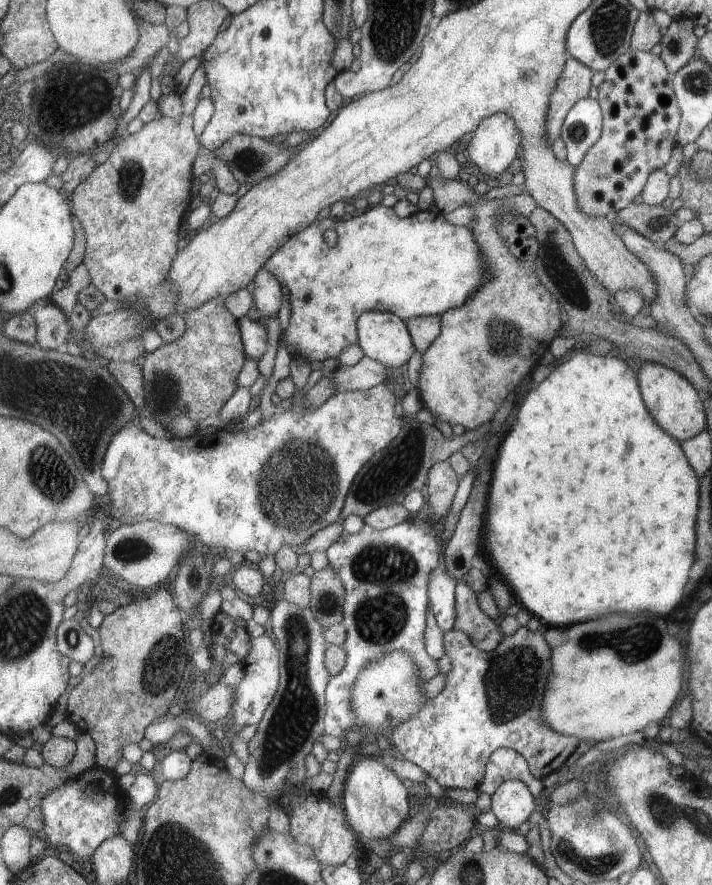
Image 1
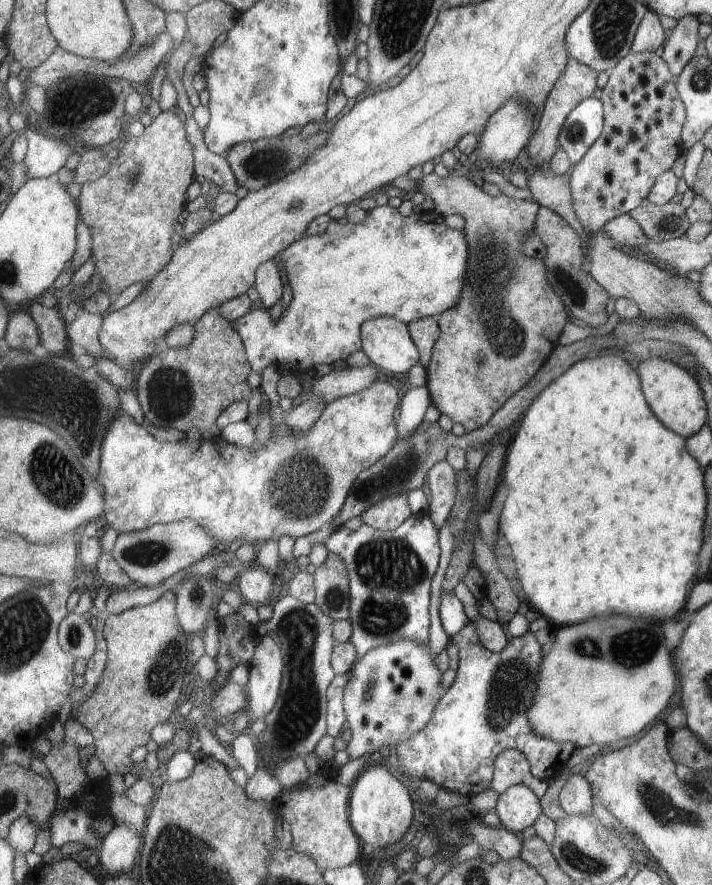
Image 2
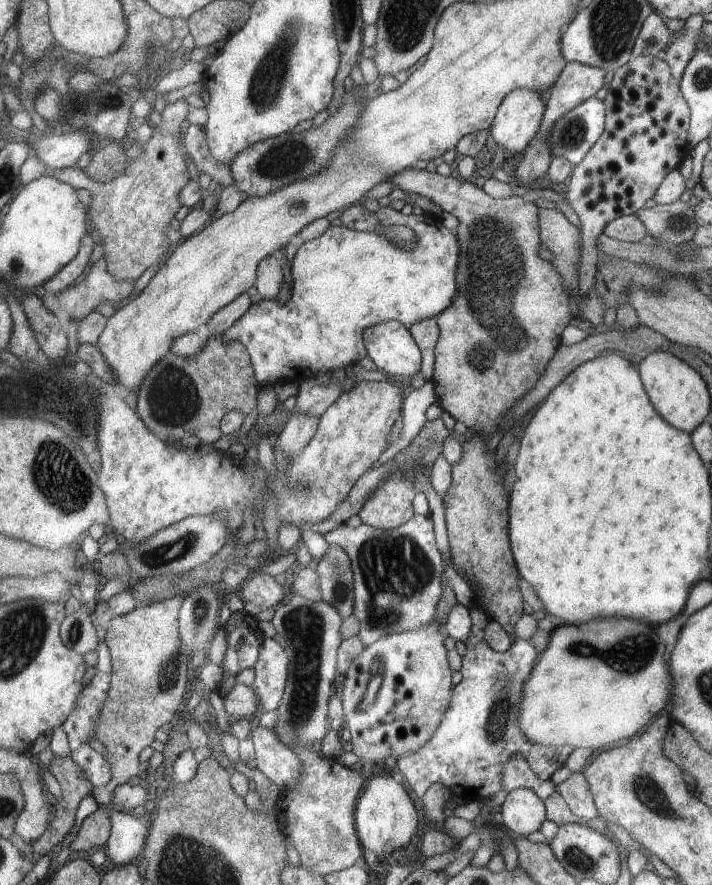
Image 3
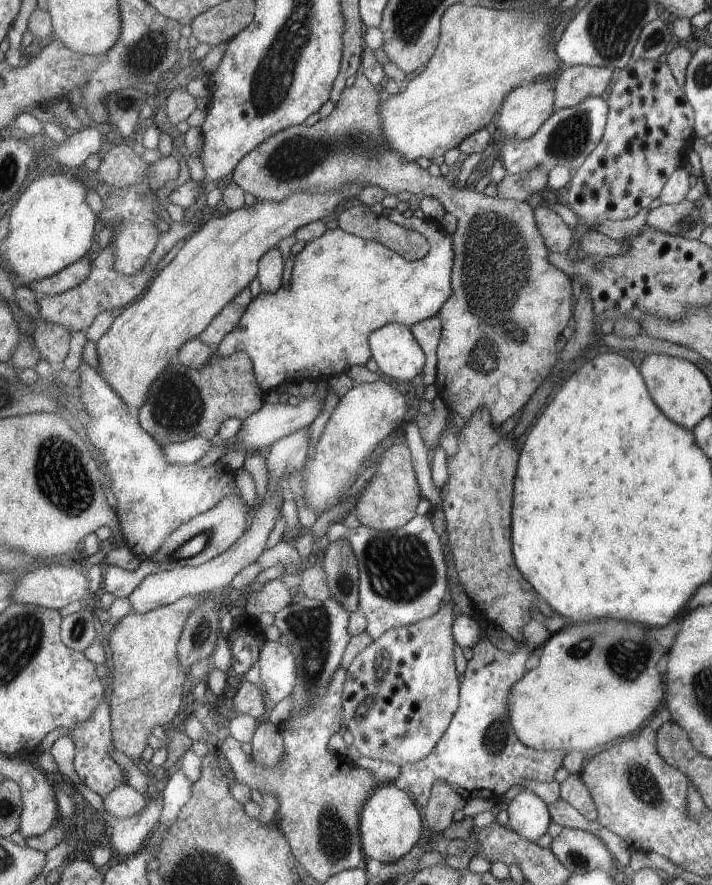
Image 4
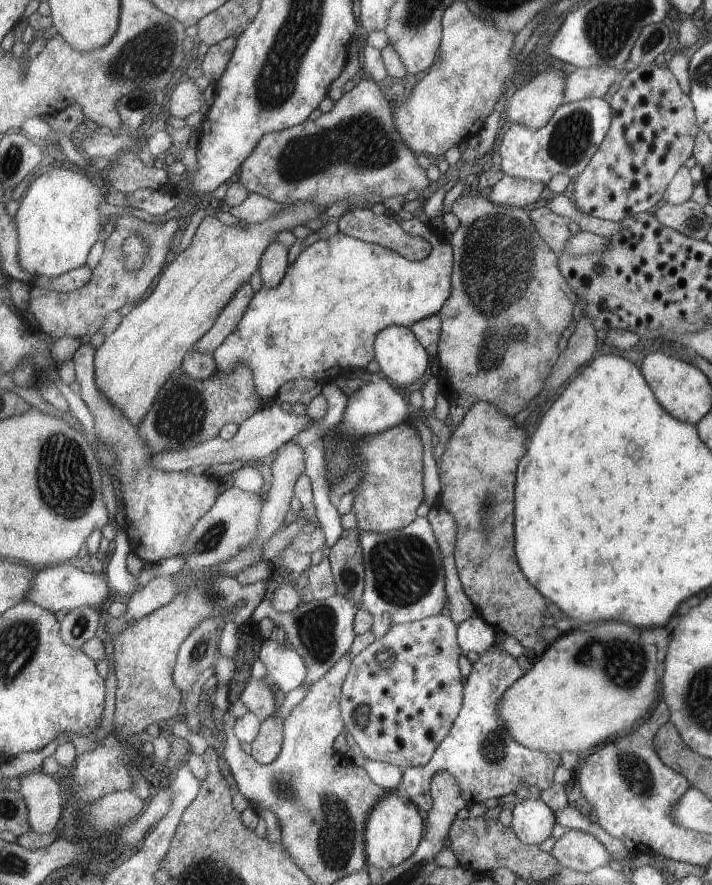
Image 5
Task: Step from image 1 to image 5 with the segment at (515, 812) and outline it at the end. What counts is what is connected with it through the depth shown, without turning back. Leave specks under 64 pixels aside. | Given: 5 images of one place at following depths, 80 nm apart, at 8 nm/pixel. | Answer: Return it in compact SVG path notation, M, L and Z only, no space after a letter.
M535 798L517 802L512 810L511 828L527 845L539 845L551 834L554 812Z

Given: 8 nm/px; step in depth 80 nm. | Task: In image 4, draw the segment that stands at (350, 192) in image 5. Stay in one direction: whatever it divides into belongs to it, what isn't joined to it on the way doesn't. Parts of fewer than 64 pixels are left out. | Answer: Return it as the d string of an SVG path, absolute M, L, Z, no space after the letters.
M356 74L345 88L340 92L337 102L334 104L333 110L319 120L316 120L312 125L305 126L302 123L287 127L280 130L278 133L271 134L265 141L260 142L250 150L242 160L235 165L231 174L231 180L243 190L249 192L257 201L277 201L281 202L293 193L334 193L340 187L347 183L360 183L361 188L366 186L377 186L381 190L385 190L386 194L397 194L397 192L410 192L413 194L423 194L423 196L435 197L443 206L445 212L451 213L456 218L456 229L452 232L452 246L454 249L453 268L450 272L450 283L452 284L452 293L446 298L445 304L438 310L436 314L441 319L441 336L437 346L437 374L435 377L436 394L441 397L444 405L452 414L458 414L463 420L467 420L477 412L477 410L485 407L491 415L492 422L495 427L499 427L502 422L505 422L513 412L517 412L533 394L533 390L541 384L541 381L550 373L552 366L557 358L557 348L555 348L555 340L559 336L559 332L567 326L569 318L571 318L571 282L569 277L563 274L558 267L555 267L549 261L550 252L546 249L542 235L539 234L538 227L534 219L533 203L517 202L514 200L500 199L497 197L488 197L483 193L478 193L474 189L463 187L462 190L454 190L451 182L443 176L429 176L425 169L421 170L417 163L406 161L398 152L391 150L386 145L386 140L383 136L382 122L379 116L379 94L375 90L375 85L372 85L363 75Z

